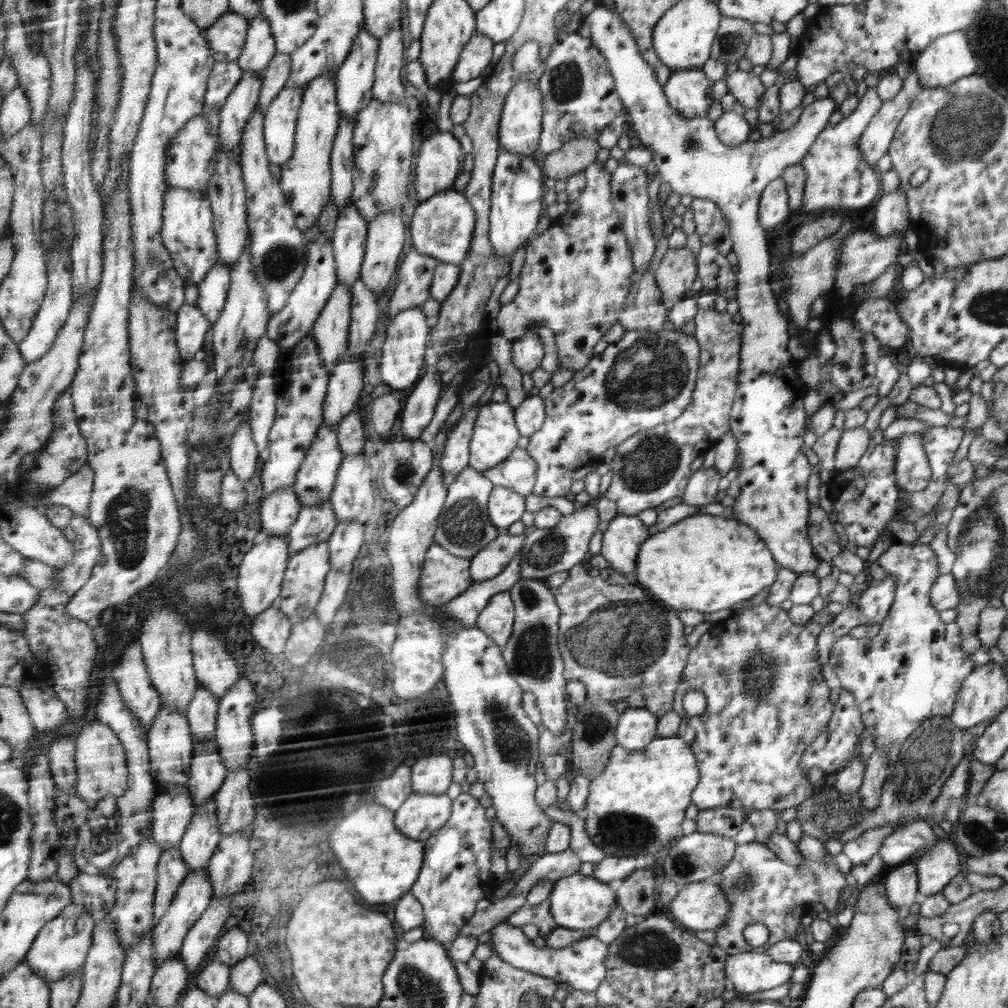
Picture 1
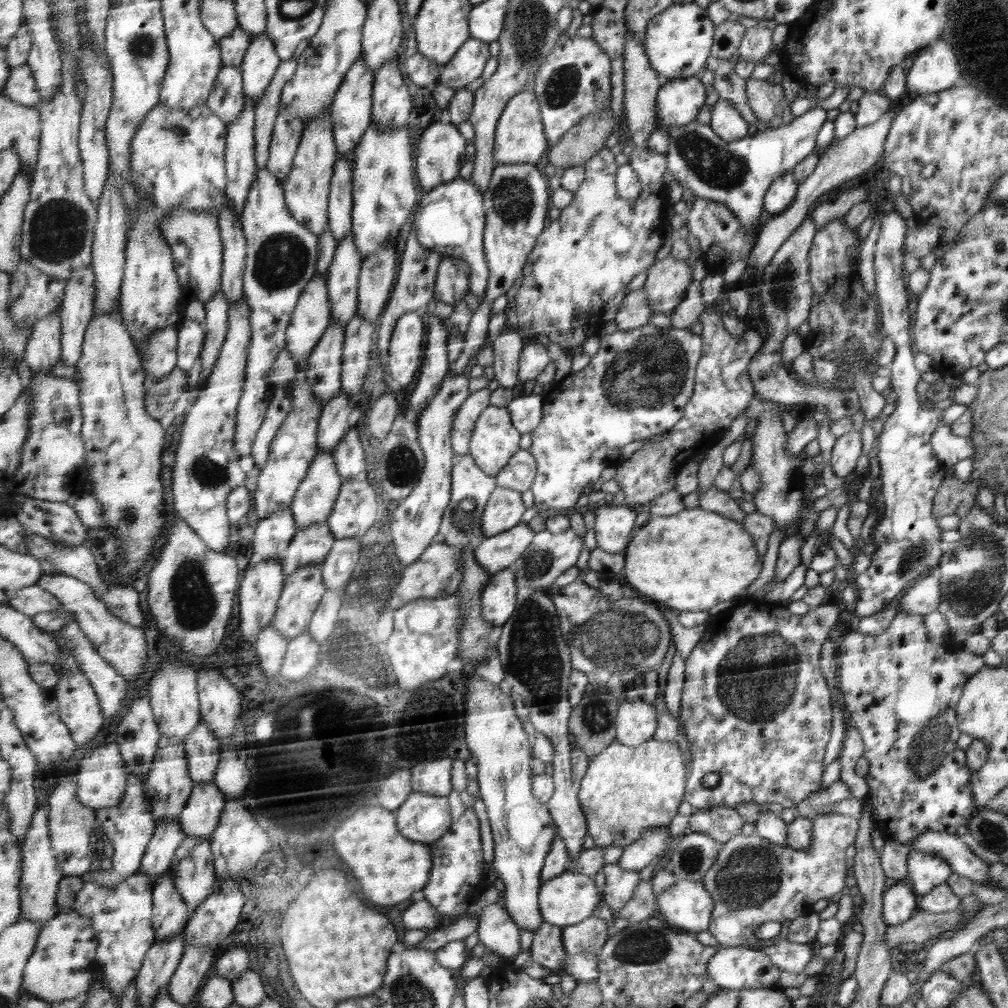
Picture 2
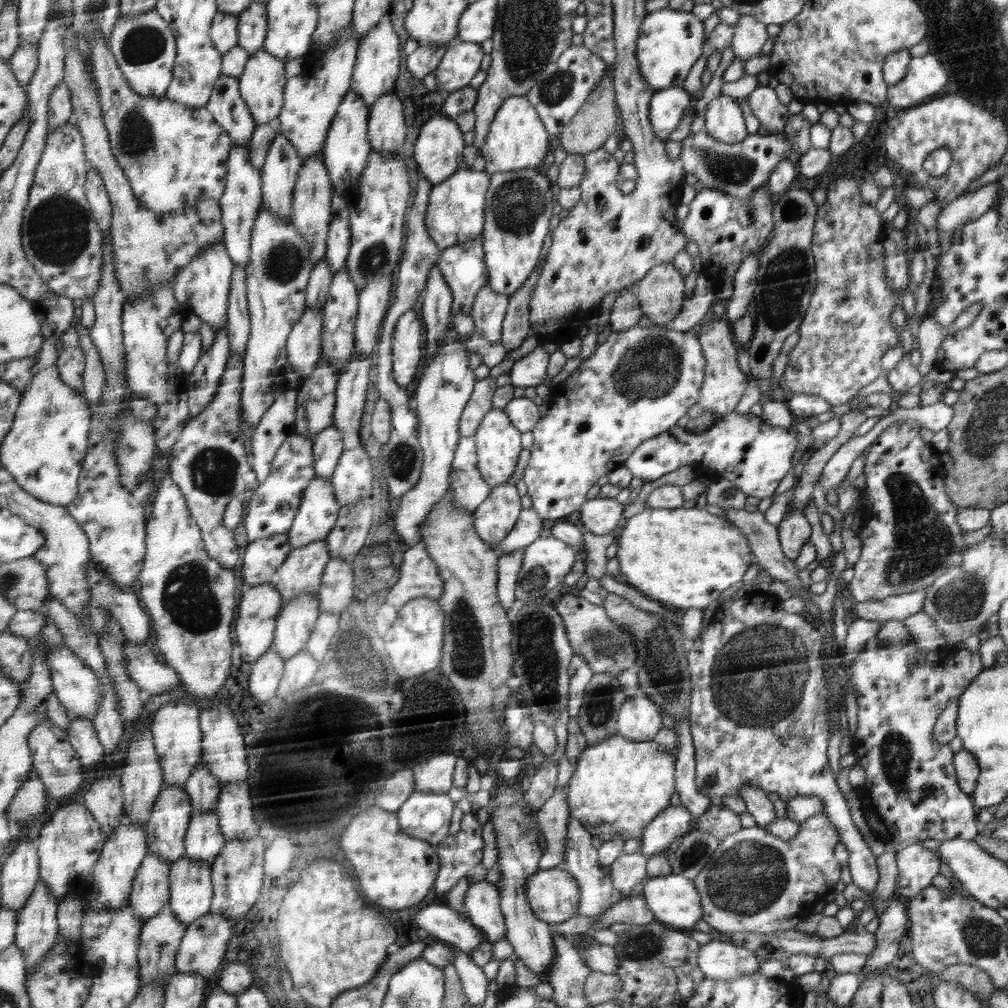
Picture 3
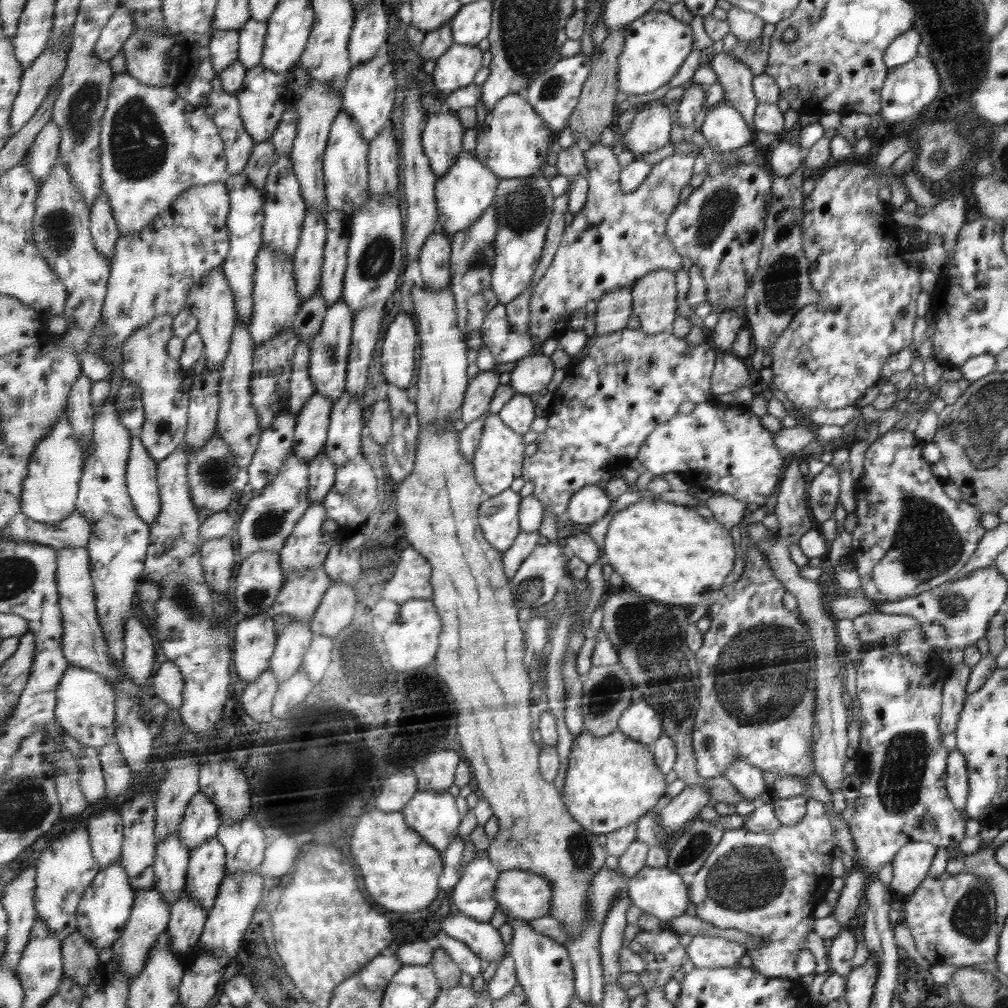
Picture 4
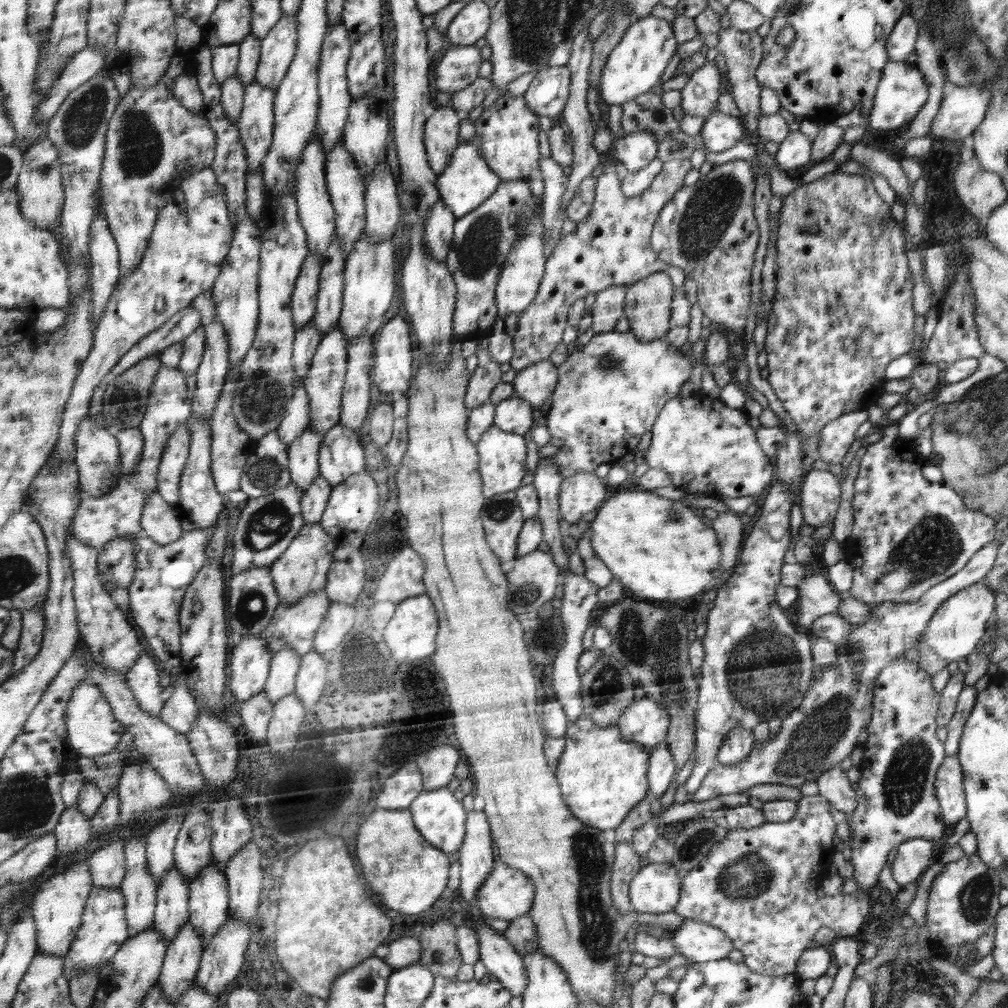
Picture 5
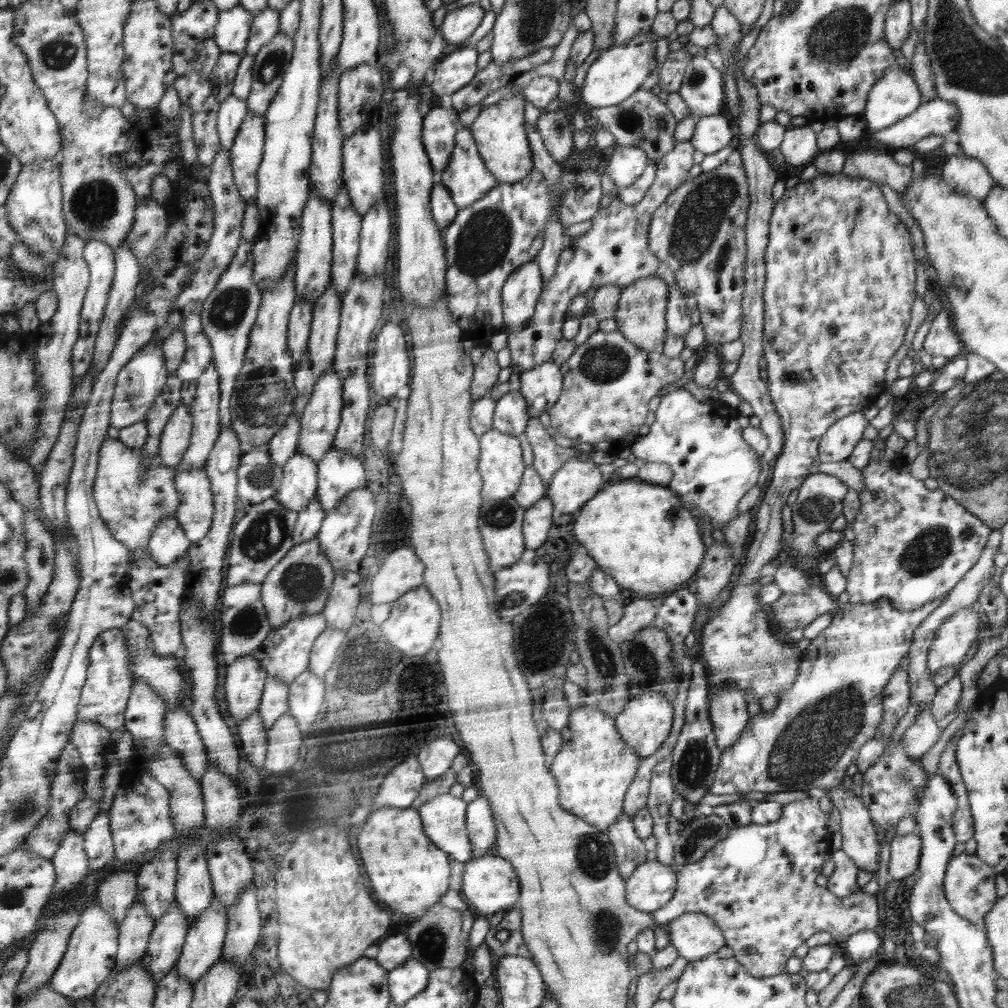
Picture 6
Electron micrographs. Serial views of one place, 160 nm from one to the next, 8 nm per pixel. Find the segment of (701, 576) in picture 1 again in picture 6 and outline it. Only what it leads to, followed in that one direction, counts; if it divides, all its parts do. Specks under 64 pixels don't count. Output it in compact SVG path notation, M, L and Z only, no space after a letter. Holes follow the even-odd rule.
M628 477L625 479L612 478L609 483L600 489L596 496L592 497L590 501L587 502L584 508L579 510L579 514L575 516L574 522L574 536L578 540L581 547L587 550L588 556L597 562L599 567L604 574L612 577L621 588L626 588L626 590L633 590L634 592L640 592L641 594L664 594L664 592L672 592L673 590L678 590L682 588L692 576L694 572L698 573L698 566L703 564L703 558L706 557L706 548L702 544L702 536L700 536L700 528L698 528L698 522L690 516L690 512L684 508L684 505L676 496L674 496L674 491L670 490L665 485L659 485L654 483L649 483L648 481L643 481L635 477Z

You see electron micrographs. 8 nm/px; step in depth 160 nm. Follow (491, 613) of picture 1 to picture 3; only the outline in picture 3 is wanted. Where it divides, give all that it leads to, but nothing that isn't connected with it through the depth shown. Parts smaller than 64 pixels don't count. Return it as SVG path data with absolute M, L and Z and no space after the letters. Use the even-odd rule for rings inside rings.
M517 548L508 554L499 554L497 568L497 597L504 610L509 610L515 597L517 576L522 566L525 548Z

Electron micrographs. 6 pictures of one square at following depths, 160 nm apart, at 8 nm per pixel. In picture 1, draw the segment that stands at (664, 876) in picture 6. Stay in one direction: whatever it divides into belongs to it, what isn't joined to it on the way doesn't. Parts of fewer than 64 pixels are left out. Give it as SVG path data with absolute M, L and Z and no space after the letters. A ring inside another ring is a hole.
M694 882L688 884L686 888L679 890L679 894L669 904L670 914L682 926L692 929L694 932L698 930L714 930L723 925L727 921L727 914L731 912L731 902L727 901L723 888L716 884L708 884L708 882Z

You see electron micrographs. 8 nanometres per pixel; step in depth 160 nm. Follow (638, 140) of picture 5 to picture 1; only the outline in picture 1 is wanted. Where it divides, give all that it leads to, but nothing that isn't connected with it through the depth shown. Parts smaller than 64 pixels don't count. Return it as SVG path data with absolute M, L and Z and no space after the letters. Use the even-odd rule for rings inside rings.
M682 69L672 71L669 79L663 84L663 93L671 107L686 118L706 117L706 110L712 98L712 80L704 76L702 69Z

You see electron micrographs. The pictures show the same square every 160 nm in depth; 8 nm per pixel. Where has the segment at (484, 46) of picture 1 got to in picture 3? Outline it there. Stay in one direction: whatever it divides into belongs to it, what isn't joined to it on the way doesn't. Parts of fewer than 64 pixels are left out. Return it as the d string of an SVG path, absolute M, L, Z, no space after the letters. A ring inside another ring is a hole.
M457 41L448 46L433 75L437 88L445 95L466 88L480 72L484 52L478 42Z

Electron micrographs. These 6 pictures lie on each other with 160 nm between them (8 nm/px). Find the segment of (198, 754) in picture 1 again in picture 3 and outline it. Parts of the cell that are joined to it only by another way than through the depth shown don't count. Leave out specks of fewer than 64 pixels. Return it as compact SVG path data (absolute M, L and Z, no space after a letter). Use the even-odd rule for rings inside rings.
M191 808L190 823L184 835L185 856L194 862L212 864L224 849L226 839L220 831L216 809L198 811Z

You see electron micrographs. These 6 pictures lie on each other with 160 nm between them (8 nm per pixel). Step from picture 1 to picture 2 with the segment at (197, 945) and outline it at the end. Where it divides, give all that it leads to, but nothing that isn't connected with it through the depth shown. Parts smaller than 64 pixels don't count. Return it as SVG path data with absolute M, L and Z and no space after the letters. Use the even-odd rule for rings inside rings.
M190 945L185 949L183 958L167 986L175 1002L188 1006L194 1000L196 992L201 990L206 983L206 972L212 968L215 952L214 945Z

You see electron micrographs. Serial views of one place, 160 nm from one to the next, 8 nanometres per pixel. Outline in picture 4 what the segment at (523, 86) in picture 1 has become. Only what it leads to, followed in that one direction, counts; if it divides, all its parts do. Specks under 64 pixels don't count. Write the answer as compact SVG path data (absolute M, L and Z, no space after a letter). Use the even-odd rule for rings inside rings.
M512 93L488 112L483 125L477 131L475 154L480 154L492 171L501 178L530 176L546 162L550 130L544 126L544 119L524 97L523 93Z

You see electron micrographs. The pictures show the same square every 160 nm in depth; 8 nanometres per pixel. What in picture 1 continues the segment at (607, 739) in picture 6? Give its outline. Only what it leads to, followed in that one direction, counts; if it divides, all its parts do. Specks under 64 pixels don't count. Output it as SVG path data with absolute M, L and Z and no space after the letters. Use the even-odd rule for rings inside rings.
M678 735L669 738L657 736L655 741L640 751L630 752L628 747L617 745L610 754L604 772L591 781L589 796L585 800L585 830L606 857L630 858L658 852L672 845L670 840L674 840L676 832L680 830L684 810L692 804L691 796L699 782L700 768L695 752Z

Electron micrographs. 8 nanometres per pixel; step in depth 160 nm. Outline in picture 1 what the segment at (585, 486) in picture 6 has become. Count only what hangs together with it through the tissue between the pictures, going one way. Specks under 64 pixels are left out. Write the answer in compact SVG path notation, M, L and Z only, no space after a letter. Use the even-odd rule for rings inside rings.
M616 515L603 531L600 555L619 573L632 573L639 560L639 549L651 531L637 516Z

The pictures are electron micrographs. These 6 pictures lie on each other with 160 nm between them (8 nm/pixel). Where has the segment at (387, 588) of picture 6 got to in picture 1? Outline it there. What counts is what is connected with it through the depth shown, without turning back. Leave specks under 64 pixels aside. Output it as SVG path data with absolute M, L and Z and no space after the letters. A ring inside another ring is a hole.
M433 544L419 576L419 599L434 605L454 600L470 588L470 568L470 558L452 555L445 547Z

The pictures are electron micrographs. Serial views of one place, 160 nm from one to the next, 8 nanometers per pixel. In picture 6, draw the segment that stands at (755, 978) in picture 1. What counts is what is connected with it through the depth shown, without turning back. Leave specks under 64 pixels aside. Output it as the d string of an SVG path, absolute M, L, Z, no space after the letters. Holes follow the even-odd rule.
M682 913L668 923L668 928L671 944L677 948L680 957L689 961L710 957L722 946L727 946L720 926L706 913Z

